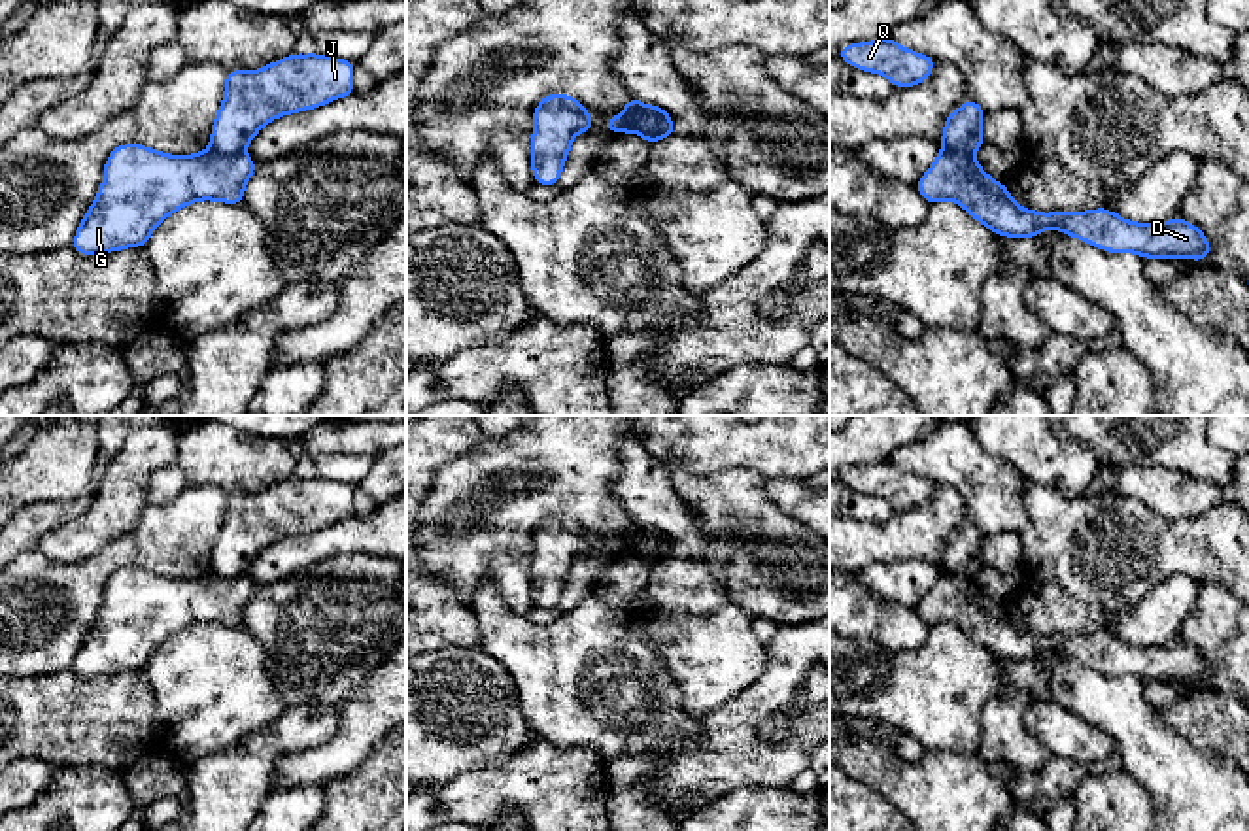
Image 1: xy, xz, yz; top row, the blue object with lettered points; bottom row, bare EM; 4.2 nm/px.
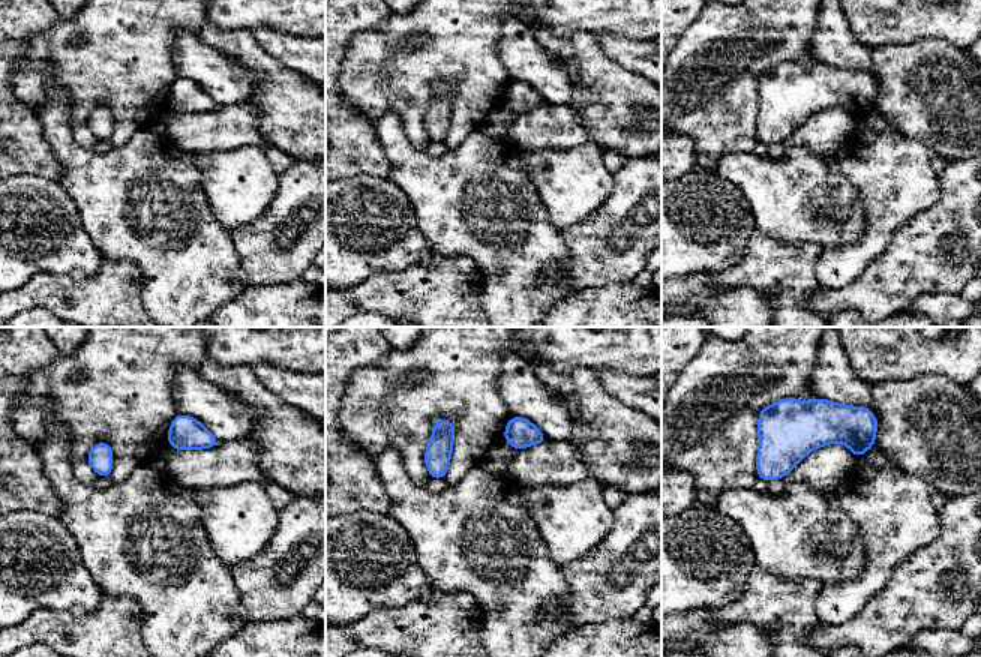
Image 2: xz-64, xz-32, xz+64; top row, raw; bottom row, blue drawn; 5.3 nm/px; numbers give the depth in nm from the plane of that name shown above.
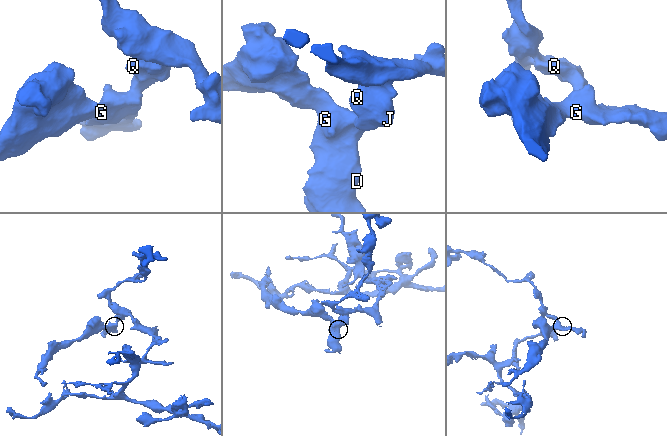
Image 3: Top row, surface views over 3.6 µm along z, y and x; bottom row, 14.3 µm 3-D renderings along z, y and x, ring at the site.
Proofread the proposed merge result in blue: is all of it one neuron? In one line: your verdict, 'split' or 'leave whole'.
split

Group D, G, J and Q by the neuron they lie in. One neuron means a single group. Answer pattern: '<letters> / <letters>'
D G / J Q

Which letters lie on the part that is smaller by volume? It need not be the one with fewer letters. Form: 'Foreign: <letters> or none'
Foreign: D, G

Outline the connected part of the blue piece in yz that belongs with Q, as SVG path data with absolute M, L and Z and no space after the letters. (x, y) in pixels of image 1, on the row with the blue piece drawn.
M890 38L845 45L837 57L858 70L882 74L894 87L924 83L935 66L928 55L905 49Z

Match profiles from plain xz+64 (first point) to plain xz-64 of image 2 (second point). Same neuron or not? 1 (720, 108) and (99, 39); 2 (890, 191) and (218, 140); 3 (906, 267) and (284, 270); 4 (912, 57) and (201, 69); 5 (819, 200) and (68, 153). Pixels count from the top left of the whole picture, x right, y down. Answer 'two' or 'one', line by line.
1: one
2: two
3: one
4: two
5: one

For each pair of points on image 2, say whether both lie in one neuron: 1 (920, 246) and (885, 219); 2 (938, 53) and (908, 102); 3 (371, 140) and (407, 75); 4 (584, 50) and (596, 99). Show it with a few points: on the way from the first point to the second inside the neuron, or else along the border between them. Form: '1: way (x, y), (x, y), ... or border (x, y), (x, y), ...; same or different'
1: border (927, 209), (909, 219), (876, 257); different
2: way (932, 65), (929, 81), (920, 90); same
3: border (357, 113), (363, 114), (375, 126); different
4: way (585, 62), (596, 74), (596, 87); same

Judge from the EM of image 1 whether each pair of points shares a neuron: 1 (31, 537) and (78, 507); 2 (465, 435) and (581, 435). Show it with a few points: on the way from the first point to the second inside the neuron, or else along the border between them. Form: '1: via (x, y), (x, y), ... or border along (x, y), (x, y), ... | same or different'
1: via (42, 527), (55, 514), (67, 512) | same
2: border along (484, 437), (461, 456), (444, 461) | different

